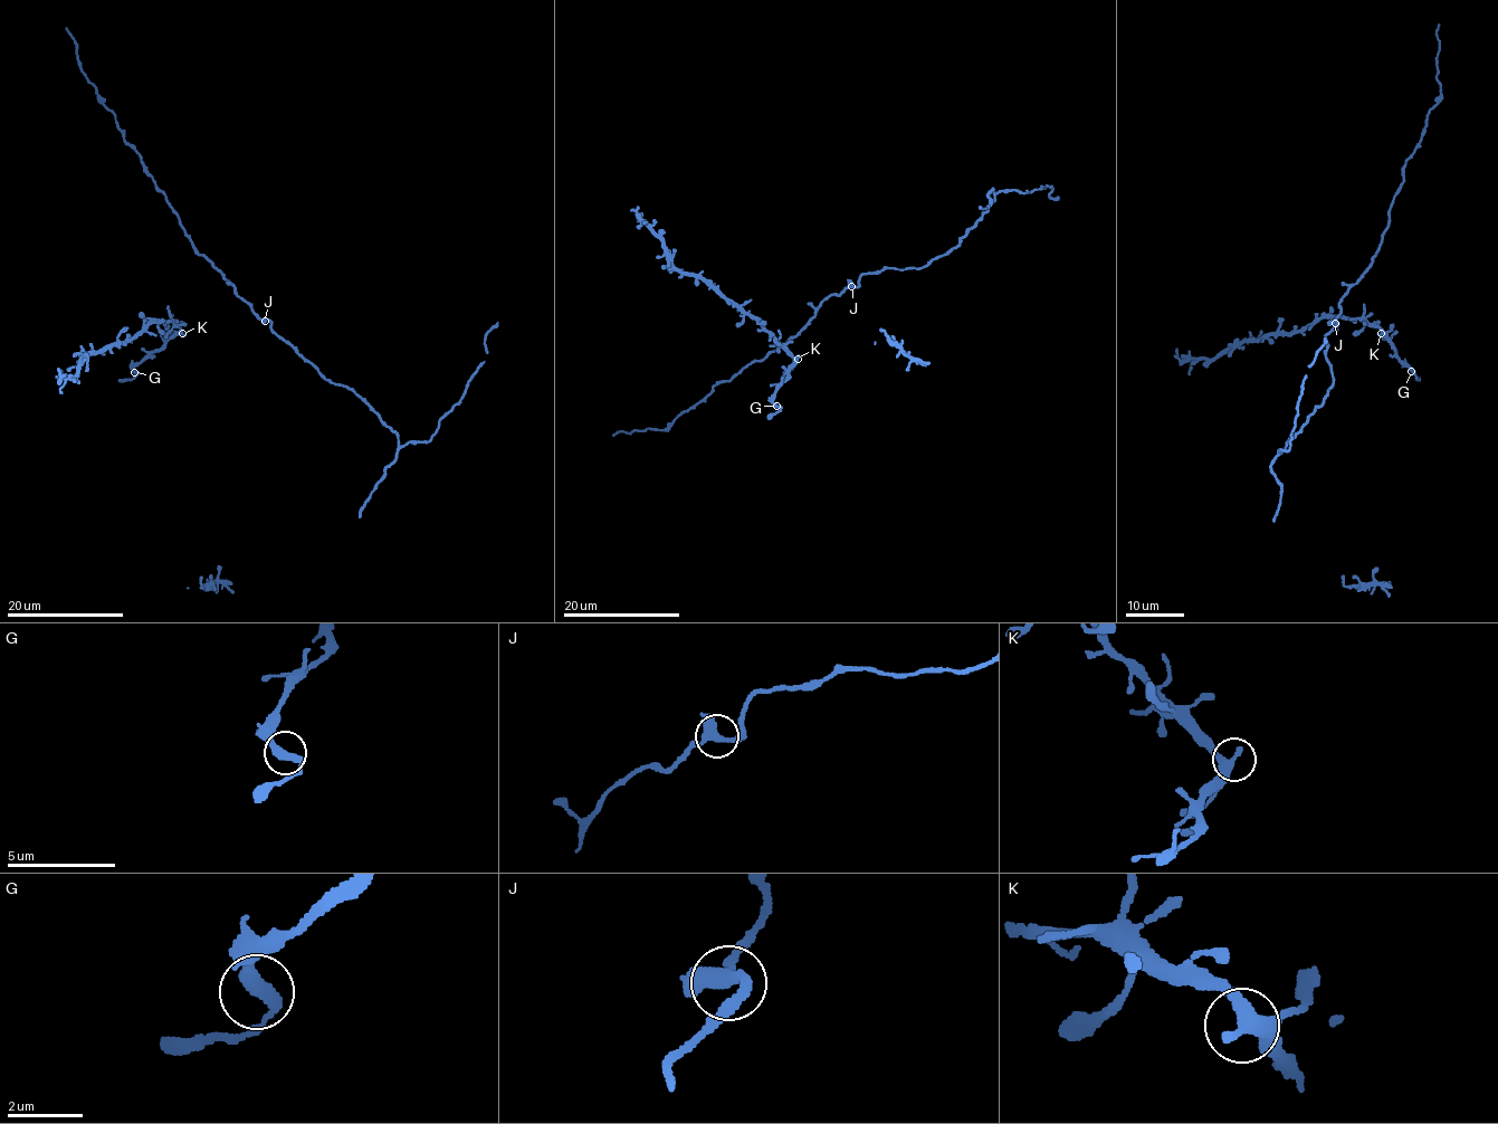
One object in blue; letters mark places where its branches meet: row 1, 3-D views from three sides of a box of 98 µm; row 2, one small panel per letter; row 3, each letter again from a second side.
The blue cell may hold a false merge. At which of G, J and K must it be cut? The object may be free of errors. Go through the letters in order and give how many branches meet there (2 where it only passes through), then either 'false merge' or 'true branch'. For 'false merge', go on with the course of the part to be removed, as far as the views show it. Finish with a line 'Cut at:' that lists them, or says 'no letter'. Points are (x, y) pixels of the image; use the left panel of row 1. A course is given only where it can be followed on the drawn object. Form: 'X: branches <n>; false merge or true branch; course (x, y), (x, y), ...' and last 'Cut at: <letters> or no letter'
G: branches 2; true branch
J: branches 2; true branch
K: branches 2; true branch
Cut at: no letter

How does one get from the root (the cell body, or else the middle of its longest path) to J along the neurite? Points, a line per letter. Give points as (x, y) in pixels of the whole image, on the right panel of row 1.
J: (1329, 365), (1325, 340), (1335, 323)

